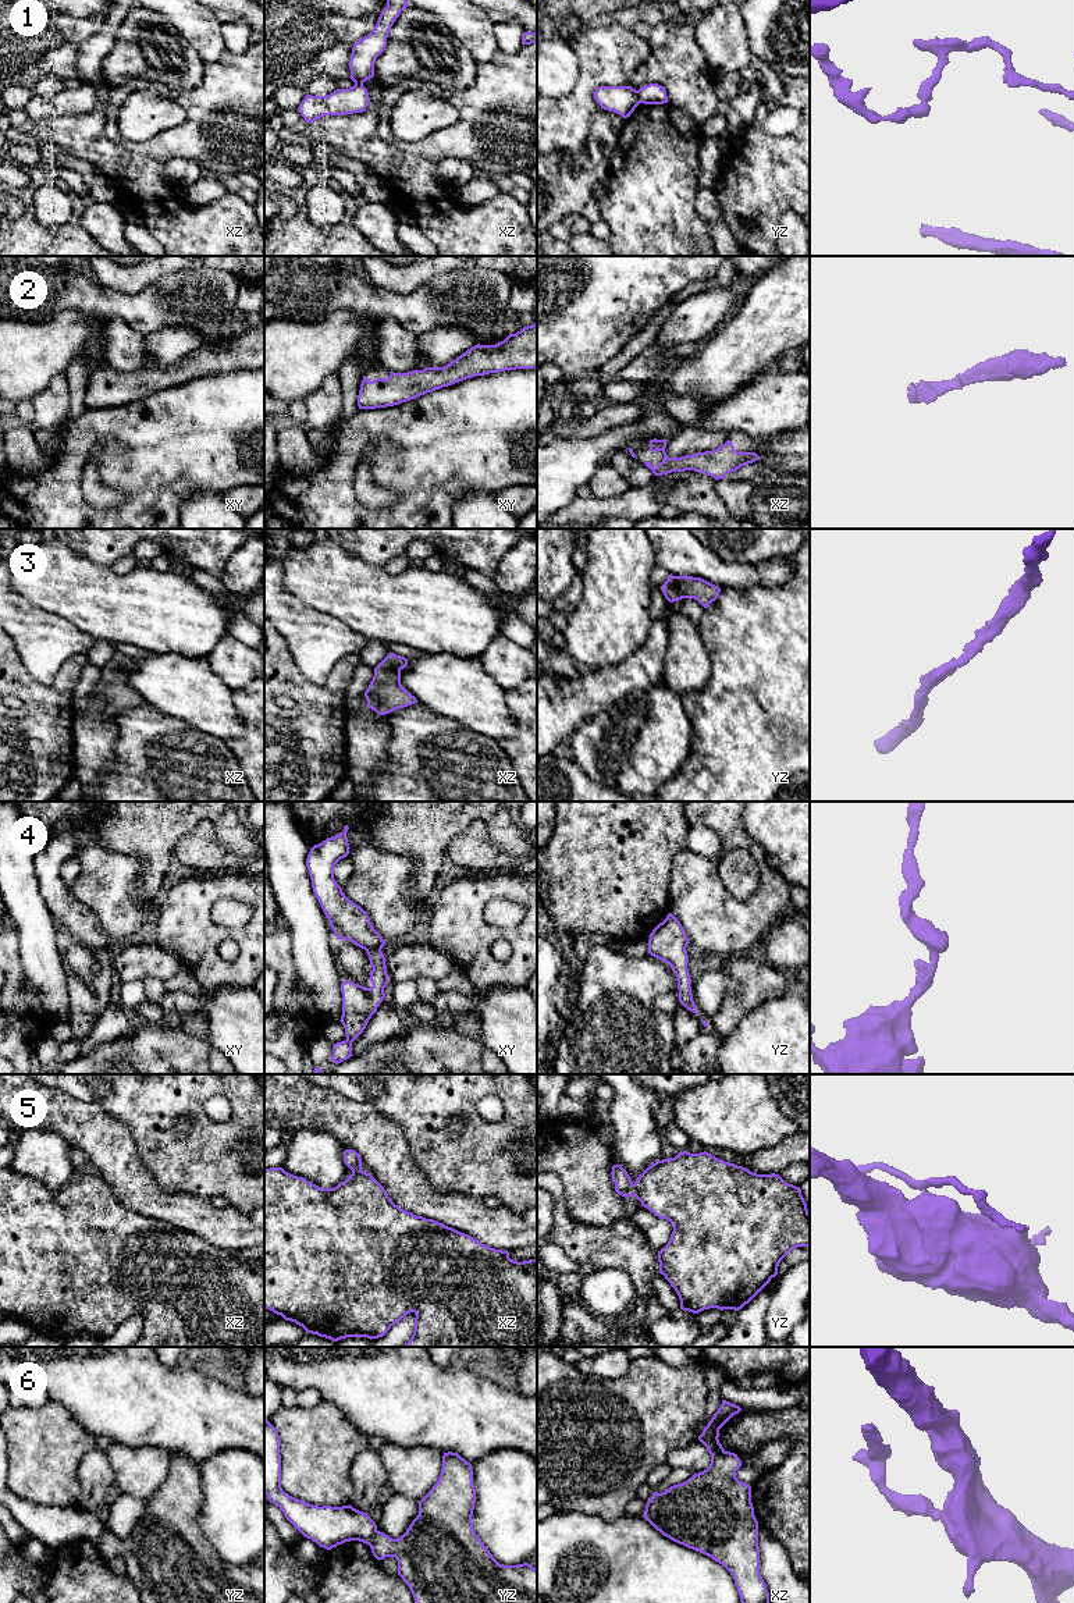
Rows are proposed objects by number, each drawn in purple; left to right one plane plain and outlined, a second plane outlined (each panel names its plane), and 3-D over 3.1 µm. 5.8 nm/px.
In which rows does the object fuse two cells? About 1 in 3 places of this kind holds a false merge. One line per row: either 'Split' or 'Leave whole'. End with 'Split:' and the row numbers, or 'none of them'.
1: Split
2: Leave whole
3: Leave whole
4: Leave whole
5: Split
6: Split
Split: 1, 5, 6

